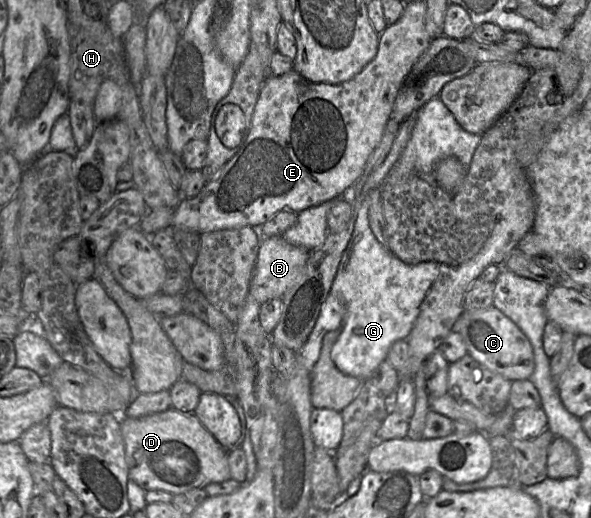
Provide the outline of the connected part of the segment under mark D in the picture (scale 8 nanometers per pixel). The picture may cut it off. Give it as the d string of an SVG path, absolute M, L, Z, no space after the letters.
M170 408L140 418L119 418L129 479L145 491L163 490L176 495L231 479L228 452L194 413Z

